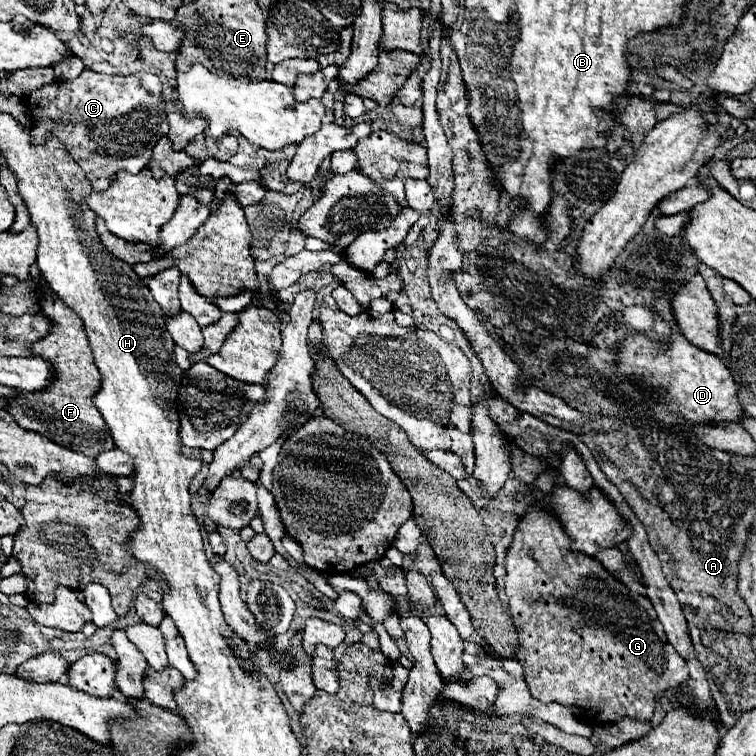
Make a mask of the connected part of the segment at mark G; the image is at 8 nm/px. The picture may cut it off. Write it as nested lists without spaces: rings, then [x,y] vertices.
[[[531,507],[519,519],[505,567],[505,591],[519,635],[517,661],[523,665],[531,695],[541,703],[559,703],[579,721],[593,725],[617,723],[623,717],[649,721],[655,711],[655,695],[689,679],[687,663],[667,641],[651,601],[613,579],[593,557],[573,555],[569,551],[569,539],[561,535],[561,527],[553,523],[553,515],[545,509]]]

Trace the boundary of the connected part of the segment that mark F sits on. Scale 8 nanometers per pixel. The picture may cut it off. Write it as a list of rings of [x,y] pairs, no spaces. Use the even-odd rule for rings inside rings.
[[[43,287],[41,293],[41,313],[53,321],[53,329],[31,349],[35,355],[55,365],[55,379],[45,391],[37,391],[37,395],[25,395],[25,391],[19,391],[19,399],[11,401],[9,411],[13,417],[17,417],[17,423],[23,429],[49,435],[49,439],[55,443],[61,443],[73,451],[85,451],[87,455],[95,457],[115,447],[109,427],[93,403],[93,397],[101,387],[101,373],[93,361],[81,319],[69,311],[69,307],[65,307],[65,303],[61,303],[61,299],[49,291],[49,287]]]

